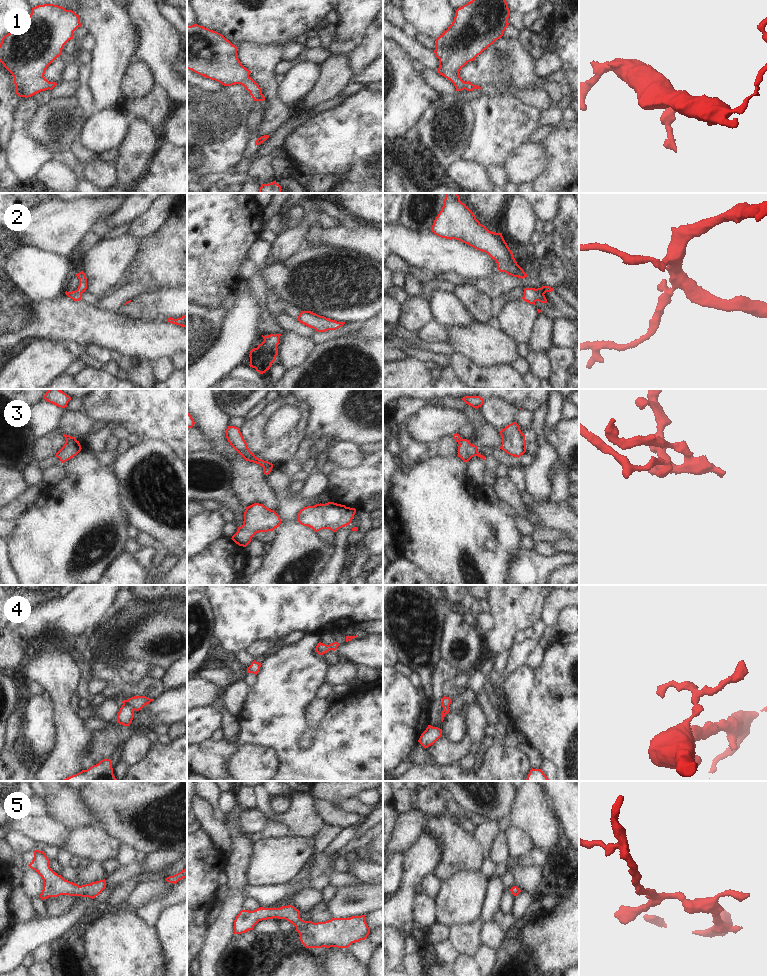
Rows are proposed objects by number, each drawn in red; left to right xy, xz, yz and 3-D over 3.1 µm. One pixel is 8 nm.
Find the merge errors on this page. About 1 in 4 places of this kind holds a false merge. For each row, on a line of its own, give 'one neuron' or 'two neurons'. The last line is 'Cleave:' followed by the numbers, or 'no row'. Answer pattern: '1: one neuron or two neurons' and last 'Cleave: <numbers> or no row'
1: one neuron
2: one neuron
3: two neurons
4: two neurons
5: one neuron
Cleave: 3, 4

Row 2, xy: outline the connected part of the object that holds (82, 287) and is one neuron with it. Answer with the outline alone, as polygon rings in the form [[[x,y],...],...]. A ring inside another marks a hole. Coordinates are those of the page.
[[[83,271],[77,273],[76,276],[79,279],[78,288],[75,291],[72,291],[72,292],[67,292],[66,291],[65,294],[69,298],[73,299],[74,301],[79,301],[82,298],[82,293],[85,292],[86,289],[87,289],[87,278],[86,278],[86,275]]]

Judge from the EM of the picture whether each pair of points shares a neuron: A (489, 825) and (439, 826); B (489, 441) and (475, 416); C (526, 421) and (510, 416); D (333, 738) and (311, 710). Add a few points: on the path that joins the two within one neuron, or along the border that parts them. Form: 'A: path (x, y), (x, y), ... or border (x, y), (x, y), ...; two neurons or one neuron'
A: border (472, 835), (481, 847), (483, 856); two neurons
B: path (487, 435), (478, 422); one neuron
C: path (522, 418), (514, 416); one neuron
D: border (332, 703), (322, 718), (311, 743); two neurons

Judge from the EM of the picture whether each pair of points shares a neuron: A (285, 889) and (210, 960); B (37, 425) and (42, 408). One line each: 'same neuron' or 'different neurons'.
A: different neurons
B: same neuron

